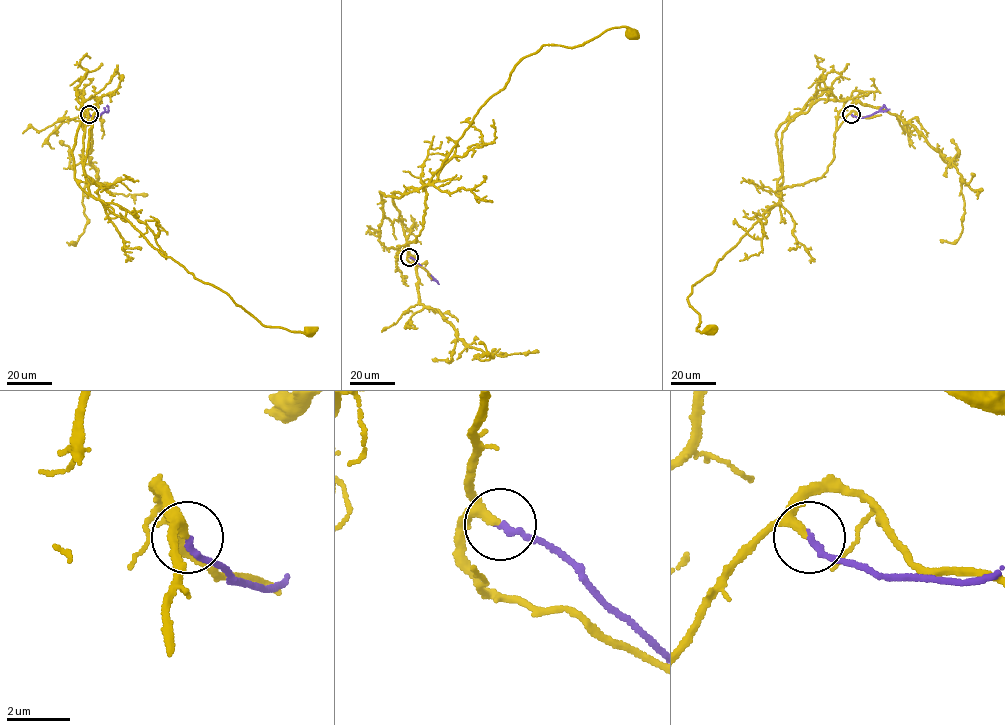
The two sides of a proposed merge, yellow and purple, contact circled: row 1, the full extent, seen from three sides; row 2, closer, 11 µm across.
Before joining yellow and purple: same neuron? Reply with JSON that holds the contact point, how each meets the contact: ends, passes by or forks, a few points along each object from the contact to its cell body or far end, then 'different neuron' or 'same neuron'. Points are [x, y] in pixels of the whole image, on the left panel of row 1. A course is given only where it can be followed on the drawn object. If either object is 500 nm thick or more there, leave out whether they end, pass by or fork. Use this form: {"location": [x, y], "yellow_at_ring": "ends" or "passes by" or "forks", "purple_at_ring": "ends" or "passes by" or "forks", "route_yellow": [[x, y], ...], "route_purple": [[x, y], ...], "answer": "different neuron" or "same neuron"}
{"location": [89, 114], "yellow_at_ring": "passes by", "purple_at_ring": "ends", "route_yellow": [[89, 114], [82, 163], [85, 174], [102, 184], [100, 199], [160, 252], [220, 289], [258, 321], [310, 331]], "route_purple": [[89, 114], [99, 116], [108, 111], [106, 106]], "answer": "same neuron"}

